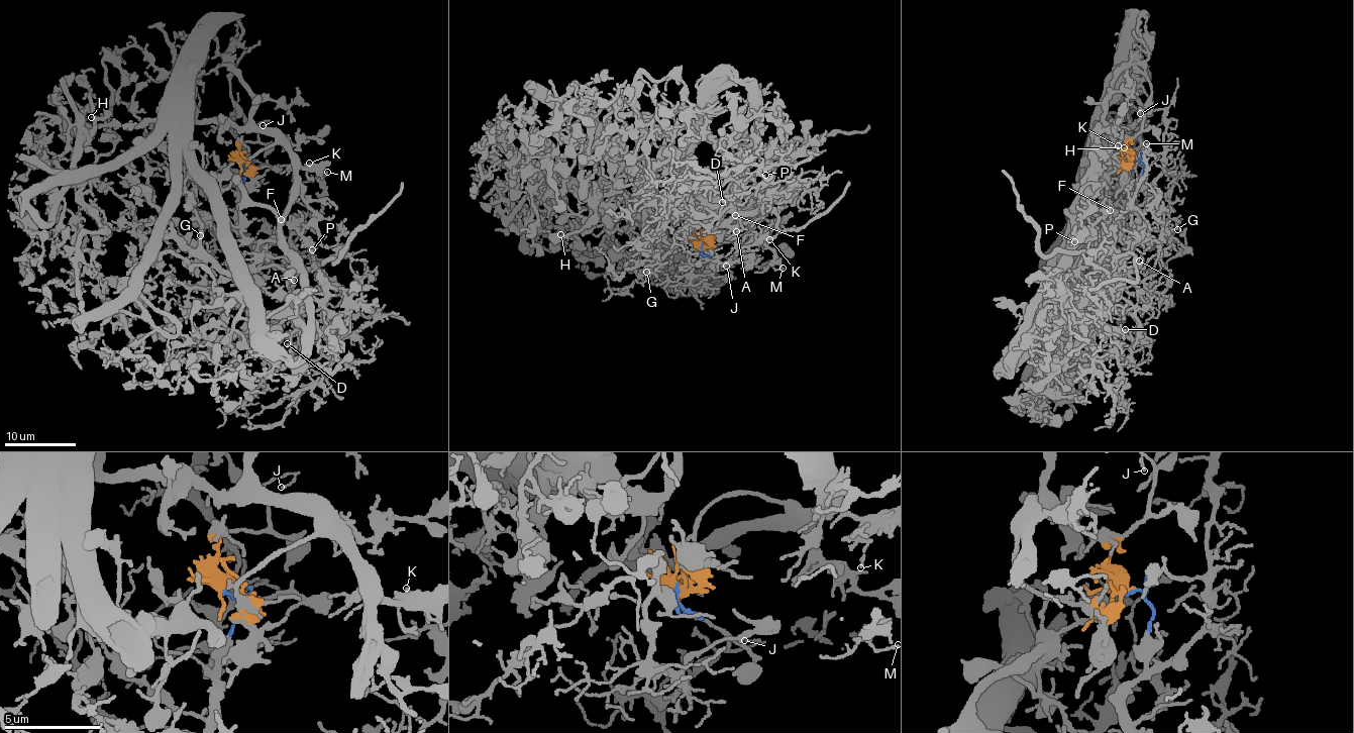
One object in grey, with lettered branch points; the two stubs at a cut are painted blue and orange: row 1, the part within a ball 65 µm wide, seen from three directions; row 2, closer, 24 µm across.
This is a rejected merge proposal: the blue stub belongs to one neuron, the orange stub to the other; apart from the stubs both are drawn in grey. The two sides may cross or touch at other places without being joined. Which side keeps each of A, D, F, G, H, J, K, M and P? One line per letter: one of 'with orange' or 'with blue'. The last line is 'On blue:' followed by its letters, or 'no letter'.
A: with blue
D: with blue
F: with orange
G: with blue
H: with orange
J: with orange
K: with orange
M: with blue
P: with orange
On blue: A, D, G, M

